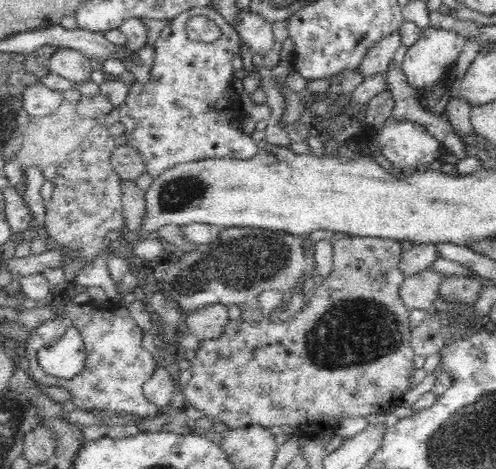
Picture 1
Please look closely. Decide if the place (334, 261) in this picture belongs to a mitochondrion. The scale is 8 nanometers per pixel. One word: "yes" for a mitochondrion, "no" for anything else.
no

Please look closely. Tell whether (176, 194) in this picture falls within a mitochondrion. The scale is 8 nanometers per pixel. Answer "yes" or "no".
yes

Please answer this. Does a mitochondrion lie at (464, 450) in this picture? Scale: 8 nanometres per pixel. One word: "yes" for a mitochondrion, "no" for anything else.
yes

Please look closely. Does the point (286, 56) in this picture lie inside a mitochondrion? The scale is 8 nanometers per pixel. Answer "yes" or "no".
no

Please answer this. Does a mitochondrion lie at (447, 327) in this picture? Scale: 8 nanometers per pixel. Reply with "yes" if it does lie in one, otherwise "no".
yes

